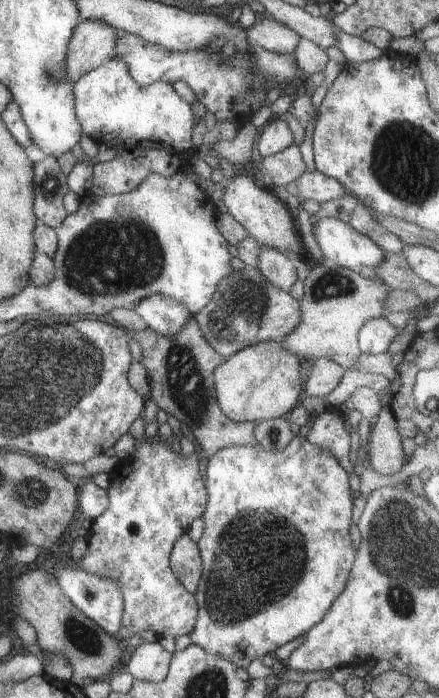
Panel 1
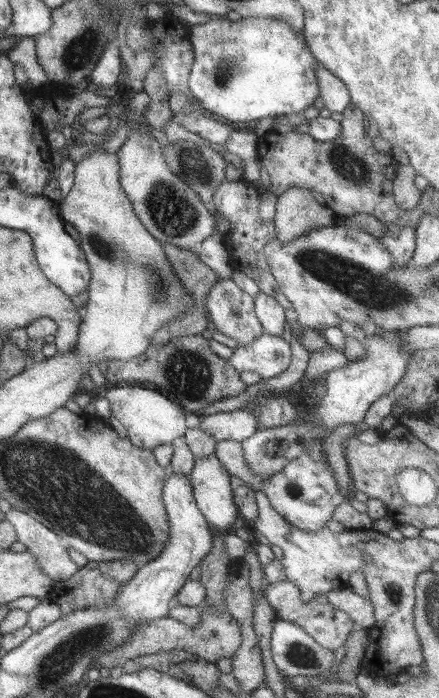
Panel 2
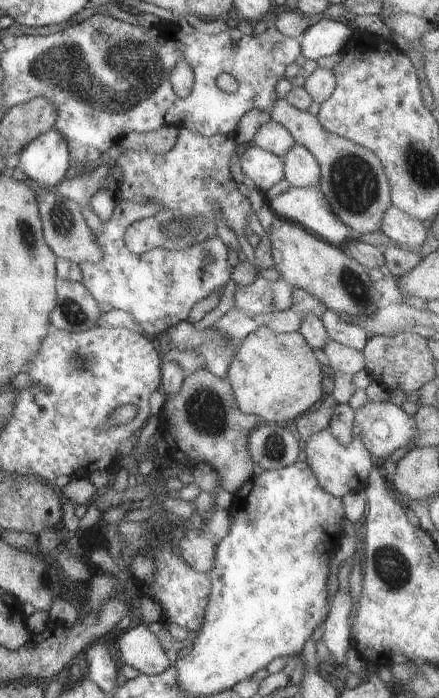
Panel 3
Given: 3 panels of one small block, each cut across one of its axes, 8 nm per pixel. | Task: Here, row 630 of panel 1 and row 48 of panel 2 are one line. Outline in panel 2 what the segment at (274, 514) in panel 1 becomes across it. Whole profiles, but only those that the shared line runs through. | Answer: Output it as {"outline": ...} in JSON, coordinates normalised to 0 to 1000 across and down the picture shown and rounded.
{"outline":[[[508,23],[503,27],[478,27],[474,33],[437,36],[428,42],[442,76],[428,126],[467,158],[522,175],[579,175],[688,160],[711,149],[727,150],[720,96],[729,96],[729,92],[702,70],[690,47],[672,46],[651,30],[613,26],[528,30]]]}

